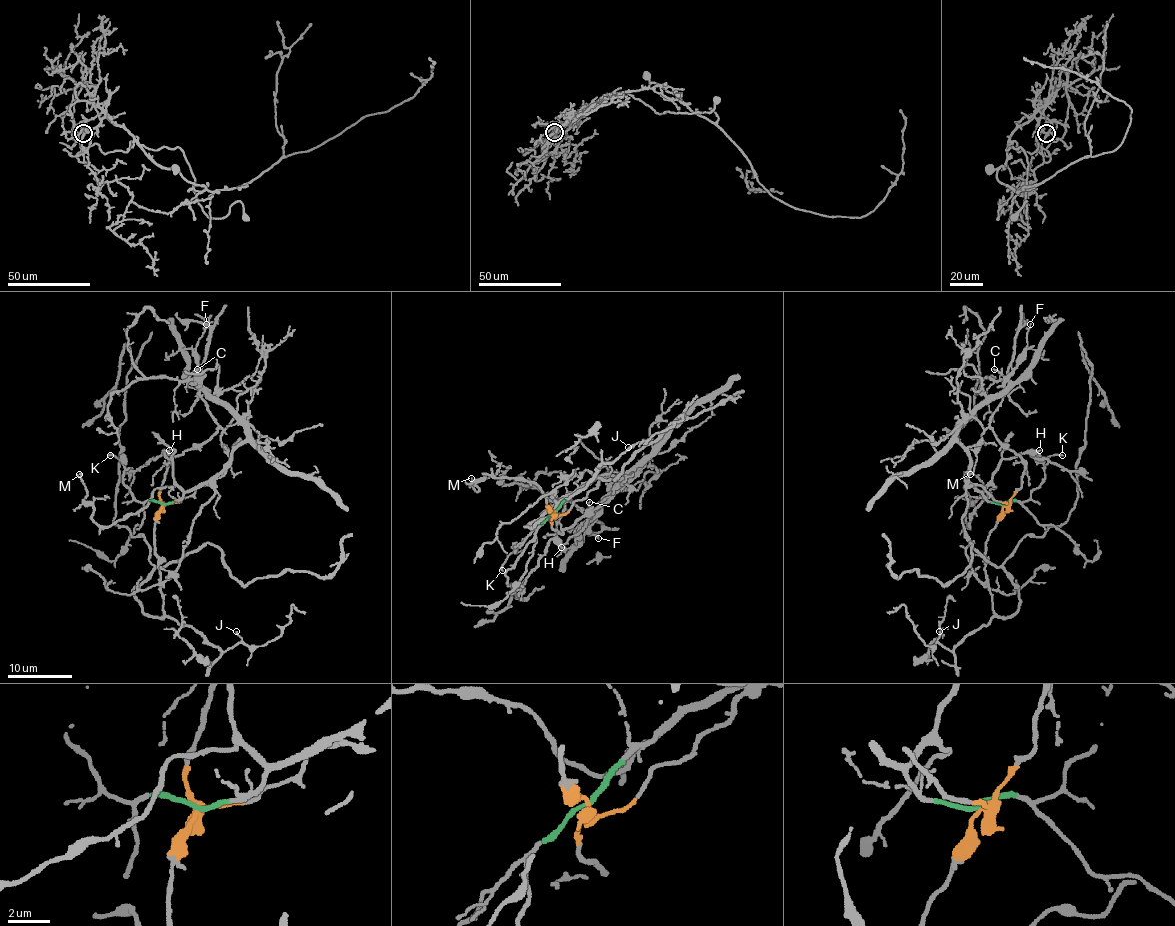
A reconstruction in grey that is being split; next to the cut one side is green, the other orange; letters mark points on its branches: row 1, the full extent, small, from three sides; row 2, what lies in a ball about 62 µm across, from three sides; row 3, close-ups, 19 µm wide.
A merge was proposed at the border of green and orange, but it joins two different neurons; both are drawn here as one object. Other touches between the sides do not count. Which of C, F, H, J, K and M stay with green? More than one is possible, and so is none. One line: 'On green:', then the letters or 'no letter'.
On green: H, K, M

